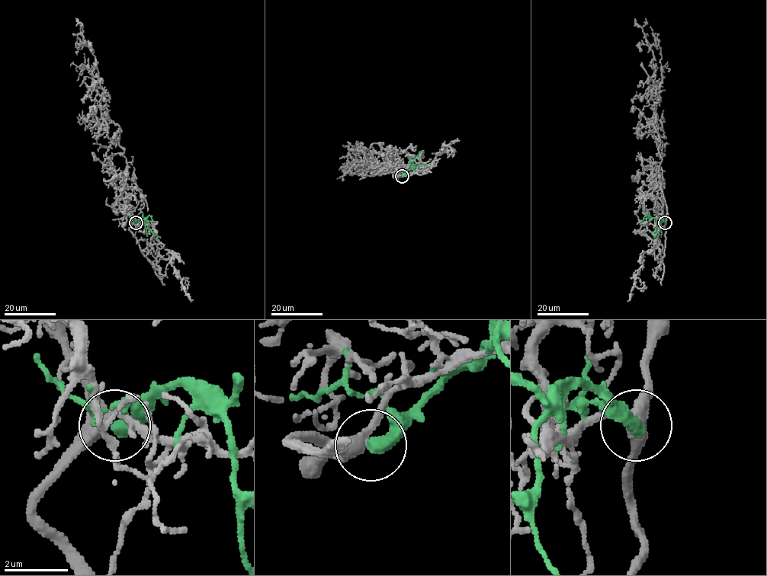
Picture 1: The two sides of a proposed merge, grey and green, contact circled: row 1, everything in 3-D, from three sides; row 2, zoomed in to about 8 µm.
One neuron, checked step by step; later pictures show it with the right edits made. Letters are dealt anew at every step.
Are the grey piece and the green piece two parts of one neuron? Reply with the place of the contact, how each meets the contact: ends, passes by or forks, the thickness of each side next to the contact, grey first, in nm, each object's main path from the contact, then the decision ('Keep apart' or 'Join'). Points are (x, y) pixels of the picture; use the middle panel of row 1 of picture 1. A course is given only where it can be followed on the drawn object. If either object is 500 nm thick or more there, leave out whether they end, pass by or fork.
Place: (402, 176). At the ring grey forks. At the ring green ends. Thickness 380 nm (grey) against 440 nm. Course of grey: (402, 176), (393, 176), (384, 164), (367, 163), (367, 170), (358, 165), (363, 162), (351, 161), (342, 145). Course of green: (402, 176), (418, 164), (427, 165). Keep apart

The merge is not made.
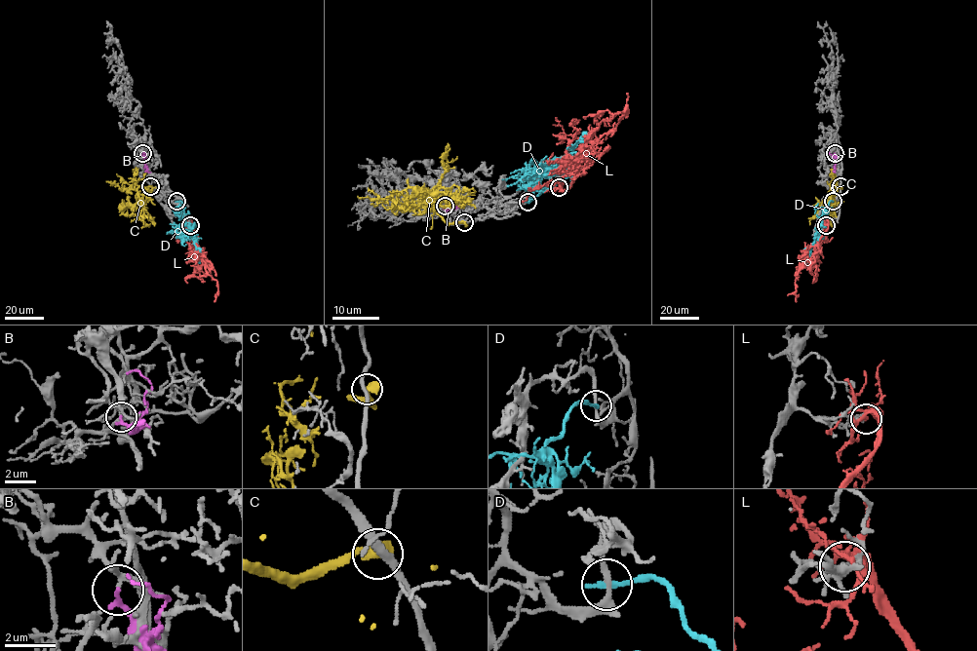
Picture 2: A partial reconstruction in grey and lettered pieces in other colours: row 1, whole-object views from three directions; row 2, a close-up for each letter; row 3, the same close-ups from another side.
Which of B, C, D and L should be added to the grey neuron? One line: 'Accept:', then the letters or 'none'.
Accept: none

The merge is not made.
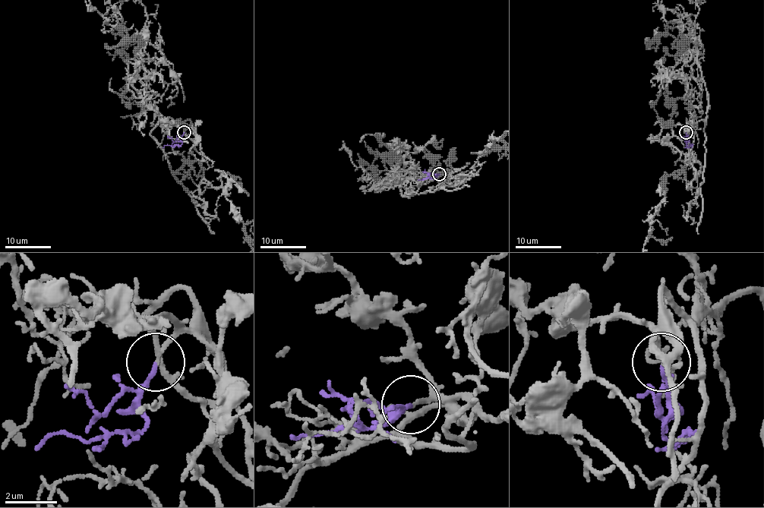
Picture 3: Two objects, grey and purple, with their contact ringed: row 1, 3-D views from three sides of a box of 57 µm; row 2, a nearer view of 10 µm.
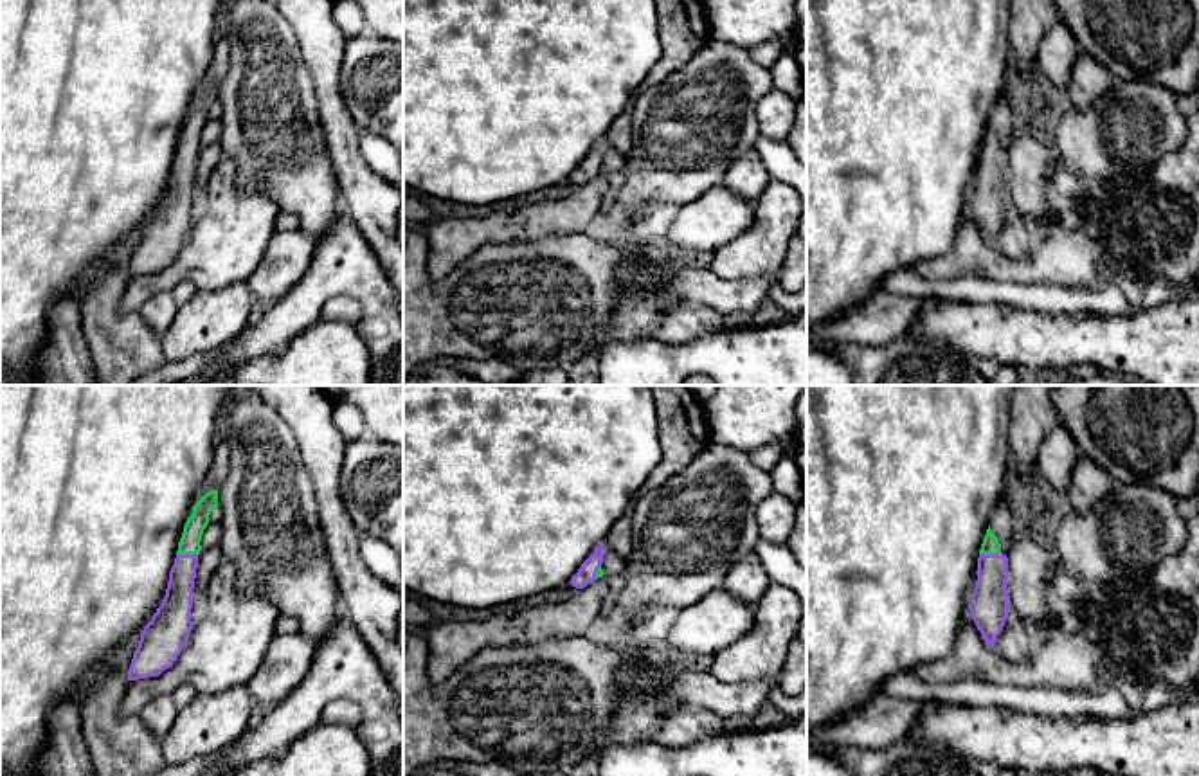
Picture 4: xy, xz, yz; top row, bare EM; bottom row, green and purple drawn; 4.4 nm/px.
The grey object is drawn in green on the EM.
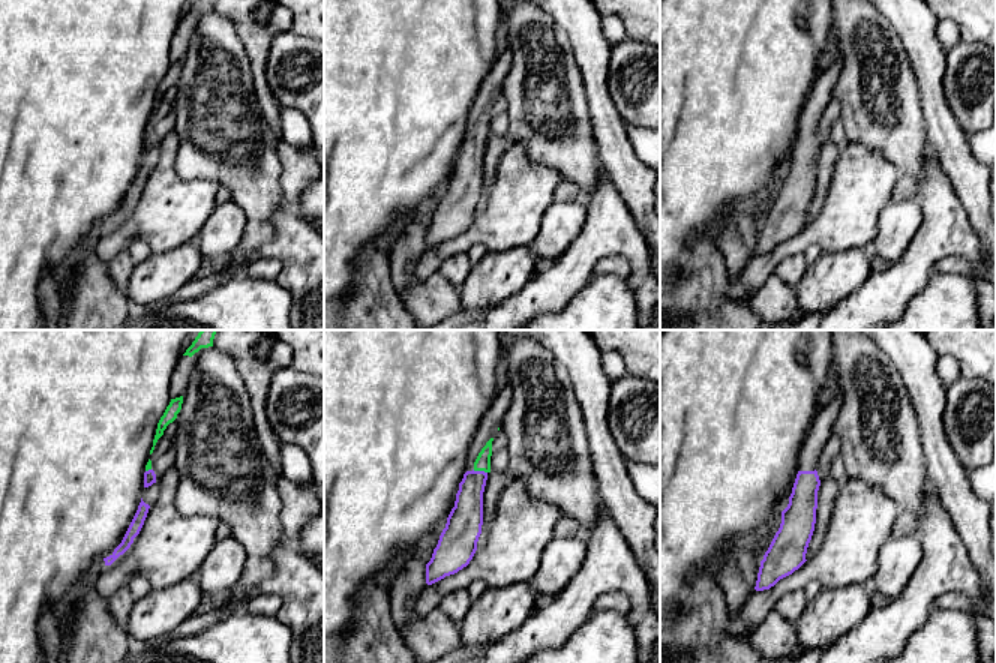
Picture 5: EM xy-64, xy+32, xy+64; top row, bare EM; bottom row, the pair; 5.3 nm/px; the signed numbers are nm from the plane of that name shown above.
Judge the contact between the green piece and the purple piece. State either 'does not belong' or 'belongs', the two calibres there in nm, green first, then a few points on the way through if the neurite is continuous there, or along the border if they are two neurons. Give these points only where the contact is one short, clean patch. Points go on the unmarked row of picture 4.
belongs; calibres 80 and 180 nm; way yz (991, 141), (991, 150), (989, 200)

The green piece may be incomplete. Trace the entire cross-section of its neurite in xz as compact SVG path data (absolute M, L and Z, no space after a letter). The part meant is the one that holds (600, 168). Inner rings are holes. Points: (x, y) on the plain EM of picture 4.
M598 144L578 166L578 169L571 175L571 182L576 185L583 185L594 176L603 173L603 144Z

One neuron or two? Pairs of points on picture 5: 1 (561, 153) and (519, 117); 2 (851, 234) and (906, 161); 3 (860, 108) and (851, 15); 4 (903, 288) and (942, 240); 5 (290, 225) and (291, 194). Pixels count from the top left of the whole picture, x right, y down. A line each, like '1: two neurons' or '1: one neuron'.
1: one neuron
2: two neurons
3: one neuron
4: one neuron
5: two neurons

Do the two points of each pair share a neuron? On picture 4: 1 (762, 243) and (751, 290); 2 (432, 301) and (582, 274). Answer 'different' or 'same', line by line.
1: different
2: same

